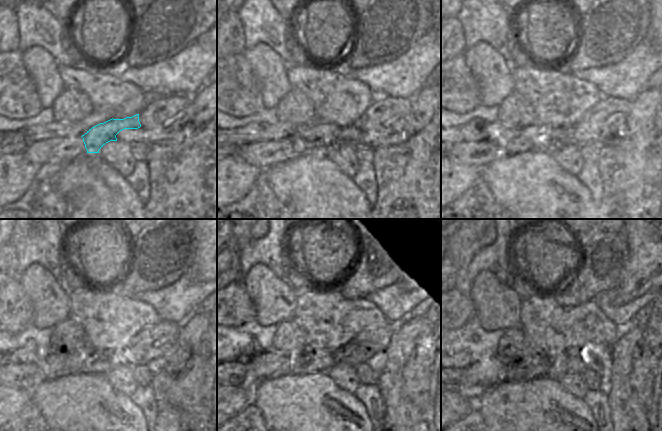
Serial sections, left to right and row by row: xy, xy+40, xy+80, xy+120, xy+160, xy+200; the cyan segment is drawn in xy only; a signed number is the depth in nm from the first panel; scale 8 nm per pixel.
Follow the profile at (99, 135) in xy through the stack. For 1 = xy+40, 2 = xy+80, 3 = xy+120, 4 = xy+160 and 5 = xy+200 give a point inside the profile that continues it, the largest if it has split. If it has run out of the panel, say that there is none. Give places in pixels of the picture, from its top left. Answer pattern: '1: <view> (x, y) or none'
1: xy+40 (317, 136)
2: xy+80 (513, 141)
3: xy+120 (57, 364)
4: xy+160 (271, 364)
5: xy+200 (477, 378)

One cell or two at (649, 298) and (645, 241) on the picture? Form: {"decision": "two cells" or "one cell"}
{"decision": "two cells"}

